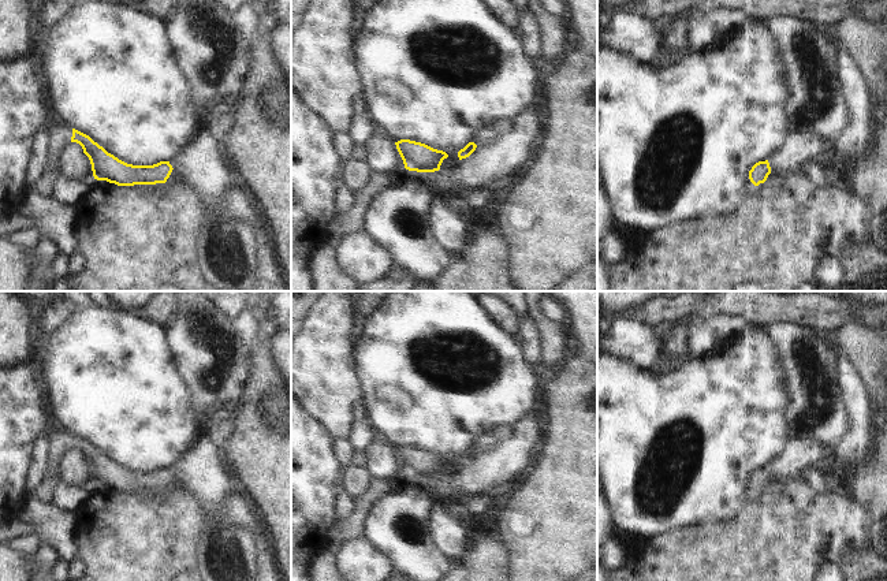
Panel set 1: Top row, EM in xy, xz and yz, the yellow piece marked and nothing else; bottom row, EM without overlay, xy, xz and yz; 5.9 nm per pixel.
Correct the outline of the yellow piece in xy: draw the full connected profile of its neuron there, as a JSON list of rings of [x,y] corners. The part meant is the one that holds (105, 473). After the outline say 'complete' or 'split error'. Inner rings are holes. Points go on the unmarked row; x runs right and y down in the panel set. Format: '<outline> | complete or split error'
[[[59,427],[48,436],[48,470],[44,481],[34,491],[34,495],[38,499],[51,502],[53,483],[57,477],[59,461],[70,448],[77,448],[82,452],[83,459],[90,466],[93,483],[97,487],[107,487],[118,492],[156,489],[174,492],[176,489],[187,489],[169,468],[160,468],[153,472],[127,470],[108,459],[89,442],[68,433]]] | split error

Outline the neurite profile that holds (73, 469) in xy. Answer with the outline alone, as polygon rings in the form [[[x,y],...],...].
[[[70,448],[62,455],[57,478],[74,487],[92,487],[94,484],[90,466],[83,459],[82,452],[77,448]]]

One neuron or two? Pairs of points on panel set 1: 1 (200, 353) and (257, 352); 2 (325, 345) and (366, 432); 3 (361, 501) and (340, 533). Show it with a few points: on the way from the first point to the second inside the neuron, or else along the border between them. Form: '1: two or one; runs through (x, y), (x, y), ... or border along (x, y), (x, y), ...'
1: two; border along (252, 343), (252, 369), (245, 383)
2: two; border along (353, 421), (345, 438)
3: one; runs through (360, 509), (357, 517), (349, 525)

